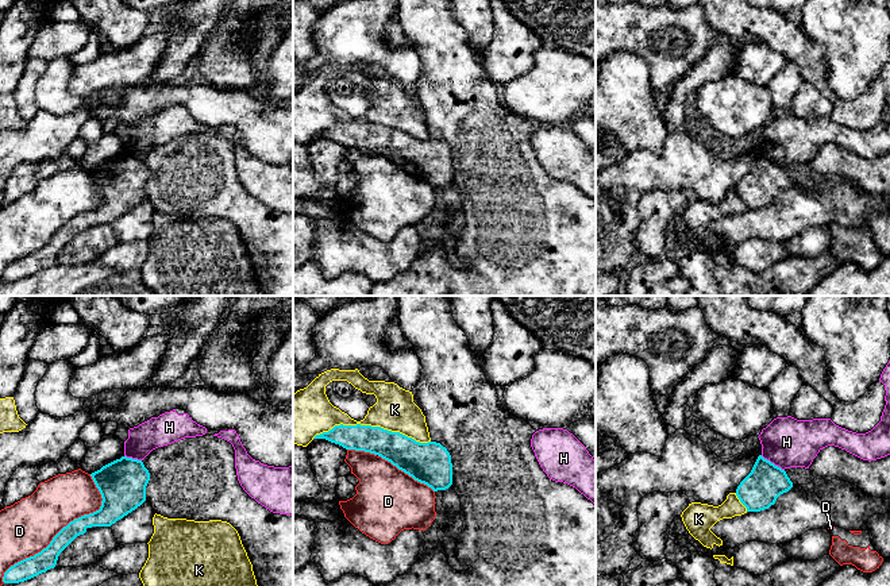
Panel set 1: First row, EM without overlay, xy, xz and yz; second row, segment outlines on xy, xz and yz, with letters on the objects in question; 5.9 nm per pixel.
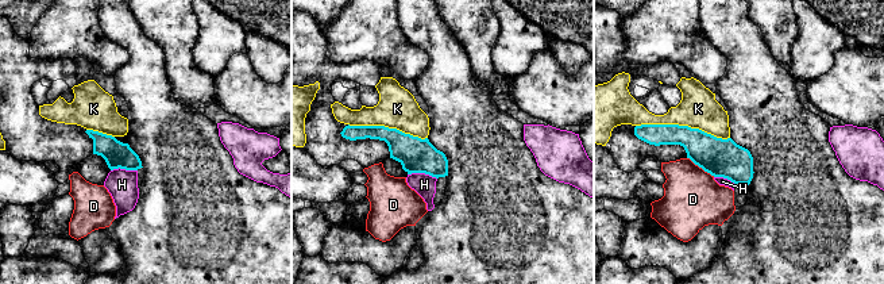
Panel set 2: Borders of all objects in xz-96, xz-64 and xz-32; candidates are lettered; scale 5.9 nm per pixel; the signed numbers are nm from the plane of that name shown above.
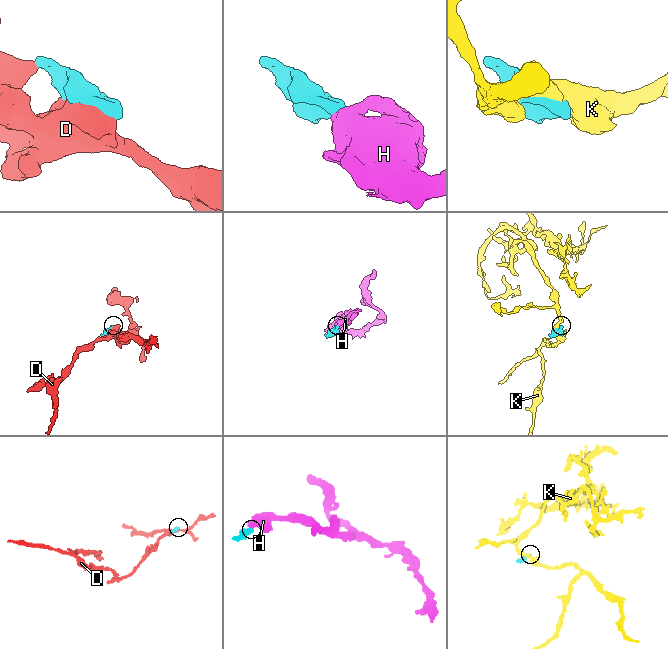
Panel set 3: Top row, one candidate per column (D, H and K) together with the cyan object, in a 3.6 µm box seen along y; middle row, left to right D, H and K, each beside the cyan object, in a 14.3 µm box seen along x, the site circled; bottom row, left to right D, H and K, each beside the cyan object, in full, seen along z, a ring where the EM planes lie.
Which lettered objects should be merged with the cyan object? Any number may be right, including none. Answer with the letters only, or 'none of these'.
none of these

